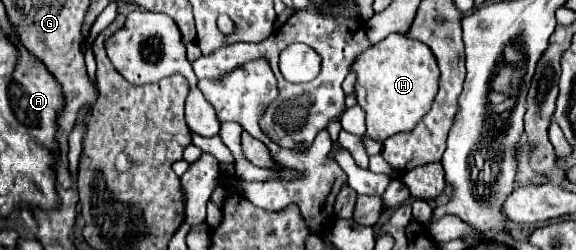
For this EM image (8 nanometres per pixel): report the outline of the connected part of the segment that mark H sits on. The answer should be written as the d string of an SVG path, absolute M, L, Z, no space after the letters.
M391 33L383 41L371 45L355 59L353 71L357 71L357 103L367 113L367 135L379 143L395 133L415 129L429 113L437 95L439 67L433 51L425 43L401 33Z

